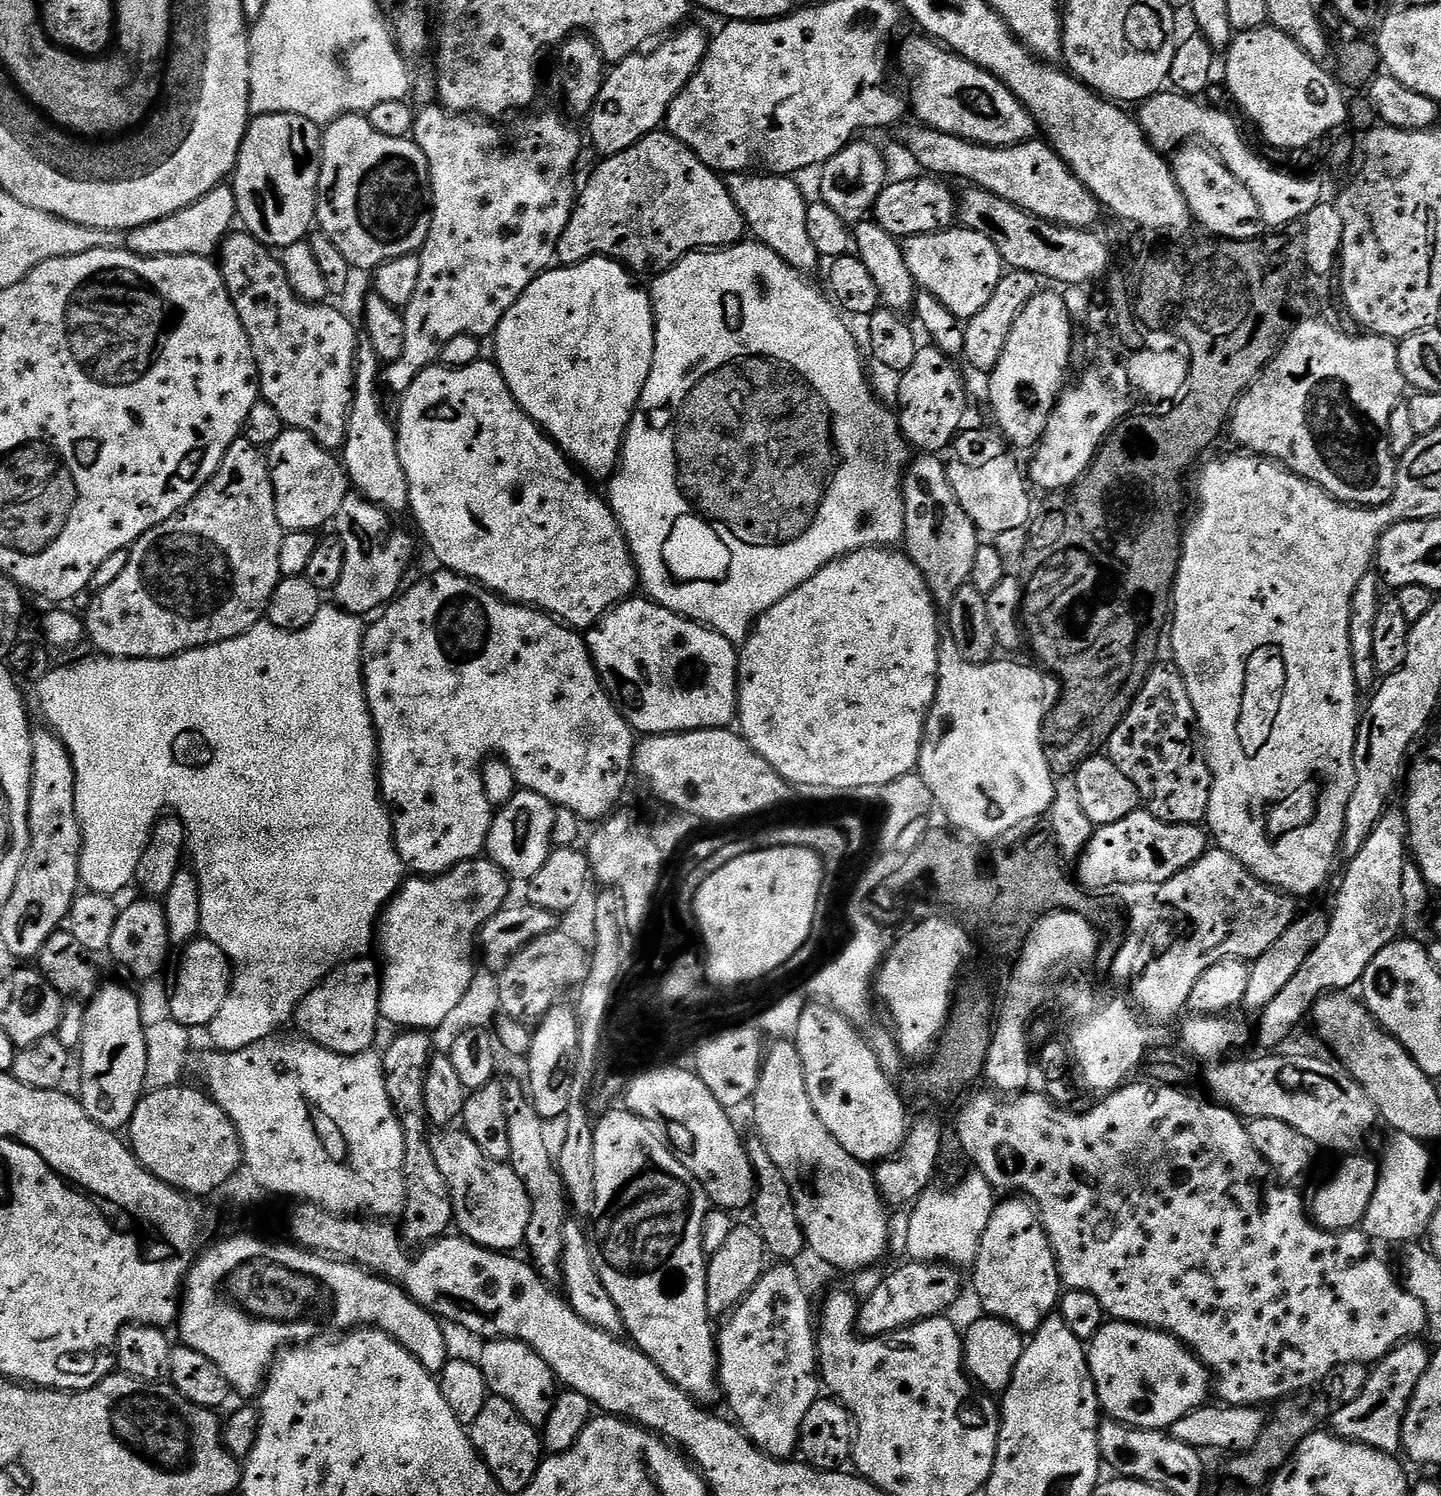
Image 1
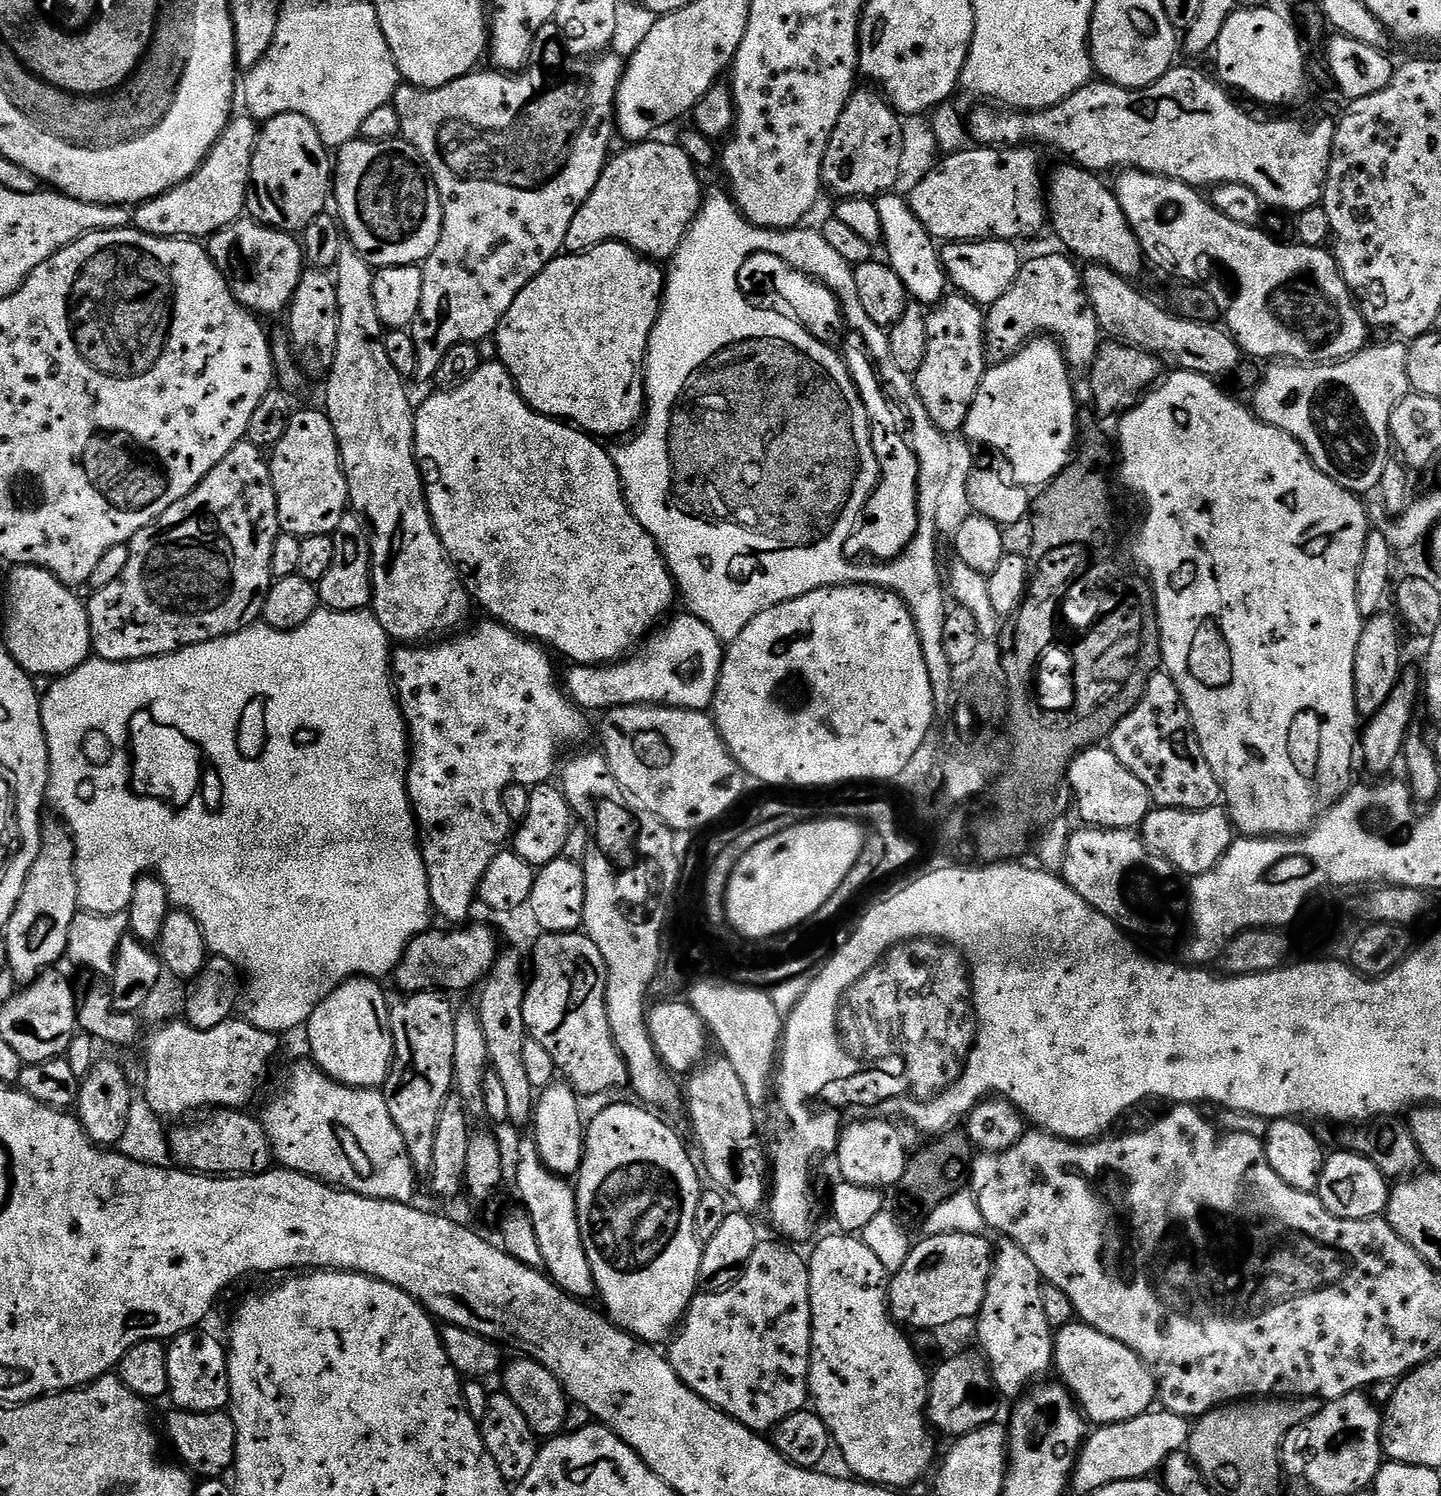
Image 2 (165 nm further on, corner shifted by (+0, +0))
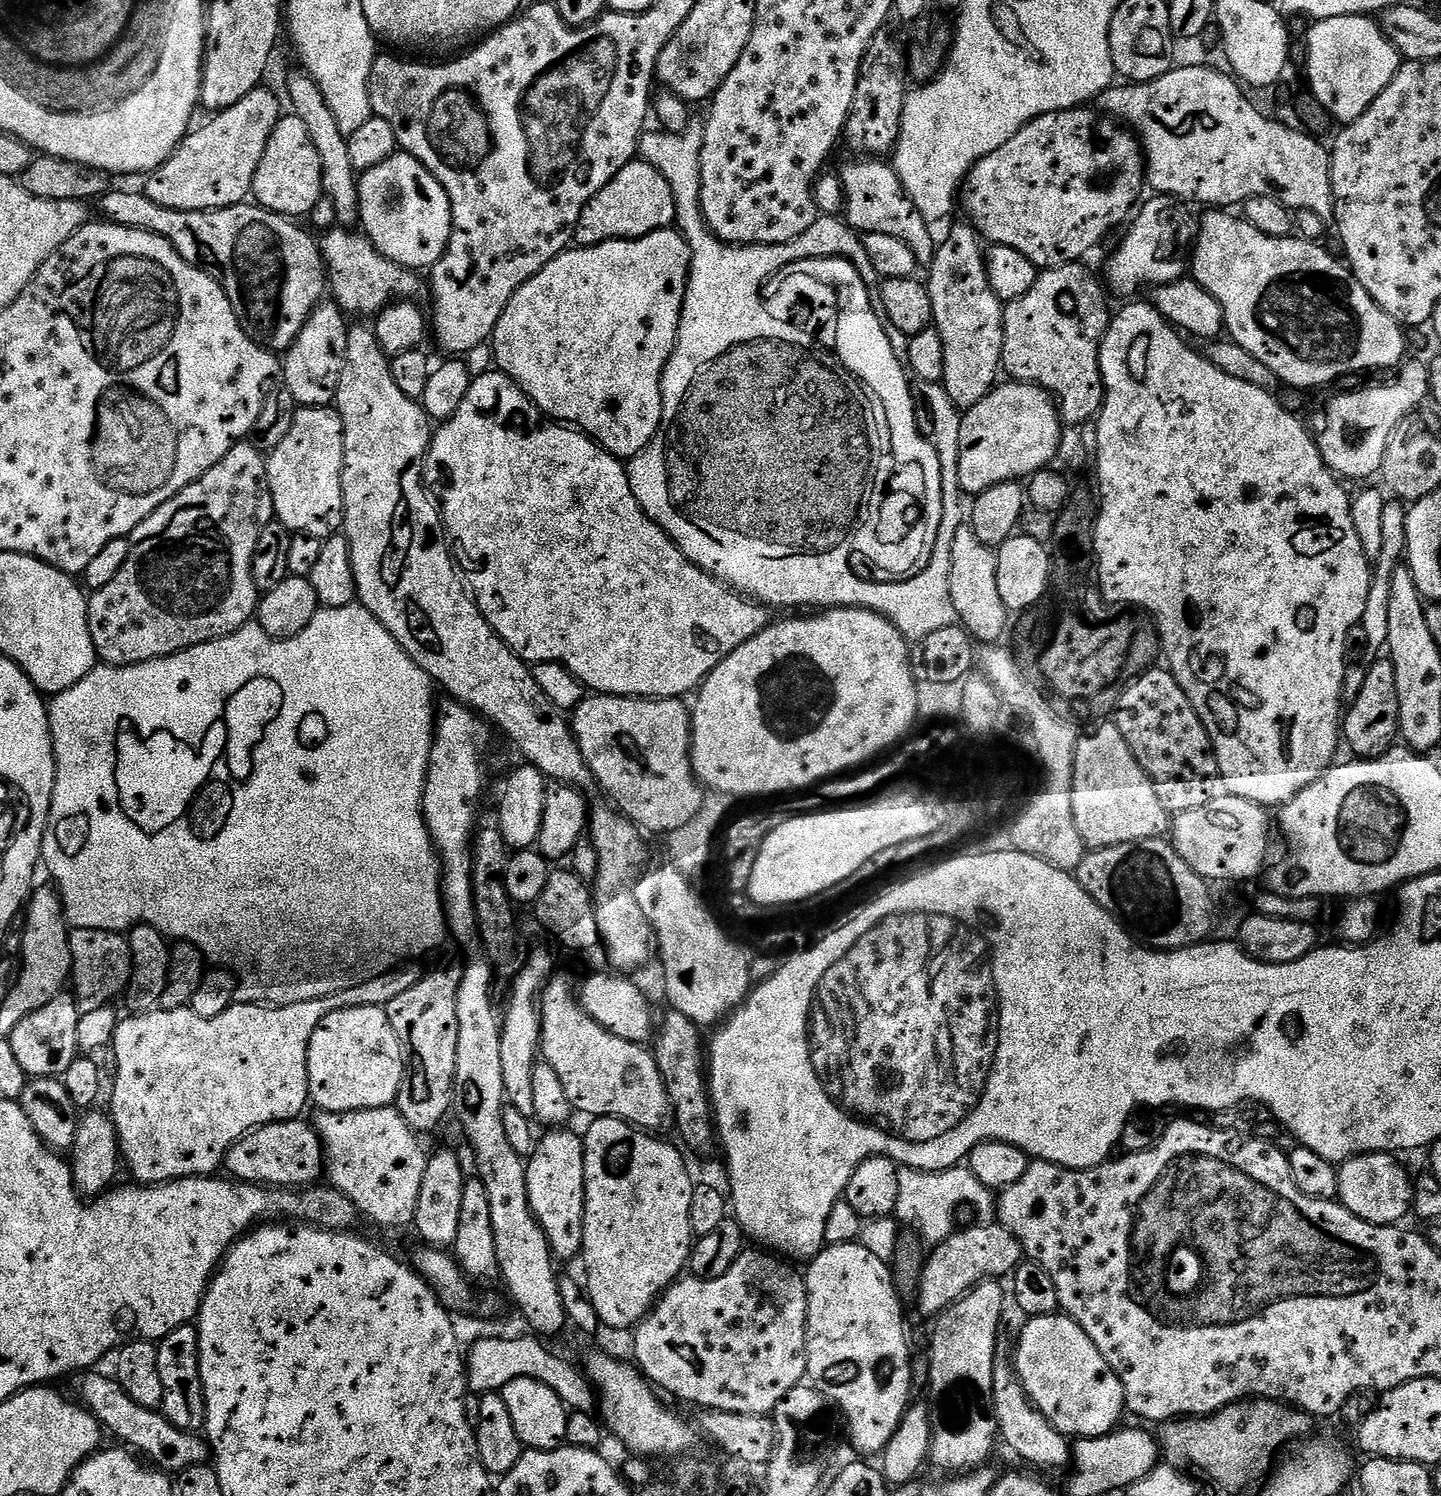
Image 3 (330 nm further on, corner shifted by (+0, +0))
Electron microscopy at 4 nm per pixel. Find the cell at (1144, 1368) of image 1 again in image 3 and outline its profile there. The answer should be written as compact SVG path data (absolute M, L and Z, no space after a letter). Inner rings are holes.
M1034 1316L1027 1323L1016 1348L1014 1344L1014 1367L1028 1399L1063 1436L1107 1436L1126 1412L1118 1374L1098 1354L1098 1346L1090 1342L1086 1330L1069 1316Z

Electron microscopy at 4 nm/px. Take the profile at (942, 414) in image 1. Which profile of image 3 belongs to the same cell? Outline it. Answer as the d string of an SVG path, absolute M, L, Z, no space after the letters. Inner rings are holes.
M971 223L956 224L948 232L945 240L936 245L936 253L930 267L927 269L926 283L930 294L932 307L932 323L942 334L942 355L946 362L942 387L946 394L961 410L973 408L982 398L992 393L1002 372L1004 359L1004 309L1005 305L996 297L996 292L988 281L988 265L986 263L986 248L982 237Z

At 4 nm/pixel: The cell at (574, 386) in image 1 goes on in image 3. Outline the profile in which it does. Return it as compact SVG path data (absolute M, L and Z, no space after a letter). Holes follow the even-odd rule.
M675 227L651 232L637 240L607 240L605 244L596 244L592 248L569 247L559 256L554 257L541 272L534 274L534 278L527 280L514 294L514 298L510 298L502 318L498 318L498 326L492 332L490 341L495 367L505 376L509 376L545 417L565 426L571 426L583 432L585 436L591 436L600 447L621 461L631 460L642 449L647 448L648 443L656 437L656 432L660 429L662 406L664 405L660 378L664 374L664 367L667 366L668 359L672 357L672 351L678 338L680 315L686 298L691 261L690 246L684 235Z

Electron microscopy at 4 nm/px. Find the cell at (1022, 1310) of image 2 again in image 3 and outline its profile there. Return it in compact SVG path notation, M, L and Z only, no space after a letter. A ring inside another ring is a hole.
M1004 1342L996 1345L996 1361L994 1362L994 1410L996 1427L1001 1441L1008 1443L1008 1448L1016 1456L1021 1456L1028 1464L1036 1468L1069 1467L1072 1458L1072 1444L1069 1437L1063 1436L1048 1421L1036 1405L1028 1399L1024 1387L1020 1385L1020 1377L1016 1375L1010 1348Z

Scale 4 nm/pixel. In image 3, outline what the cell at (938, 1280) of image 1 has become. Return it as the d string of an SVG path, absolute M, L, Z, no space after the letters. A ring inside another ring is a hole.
M999 1222L988 1224L985 1228L968 1228L965 1232L953 1231L927 1253L915 1303L920 1304L922 1315L935 1318L954 1301L961 1300L976 1284L981 1284L983 1280L1004 1278L1015 1272L1024 1259L1024 1247L1018 1238L1014 1238L1014 1234Z

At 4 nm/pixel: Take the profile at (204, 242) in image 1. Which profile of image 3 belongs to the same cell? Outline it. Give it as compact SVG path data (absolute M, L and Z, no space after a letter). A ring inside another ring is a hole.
M267 86L250 90L250 94L242 98L242 102L234 102L234 106L215 113L209 124L204 124L201 128L193 127L174 149L167 162L147 173L145 180L148 181L142 184L142 191L150 198L150 202L158 202L158 206L166 206L170 210L205 212L245 203L252 196L252 183L258 170L258 162L262 162L262 154L266 154L266 142L270 142L270 134L274 134L274 126L281 115L280 100Z

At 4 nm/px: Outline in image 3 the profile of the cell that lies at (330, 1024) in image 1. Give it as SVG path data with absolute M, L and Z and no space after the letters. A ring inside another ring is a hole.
M358 1006L326 1014L308 1047L308 1095L325 1112L391 1108L404 1081L404 1047L383 1008Z

